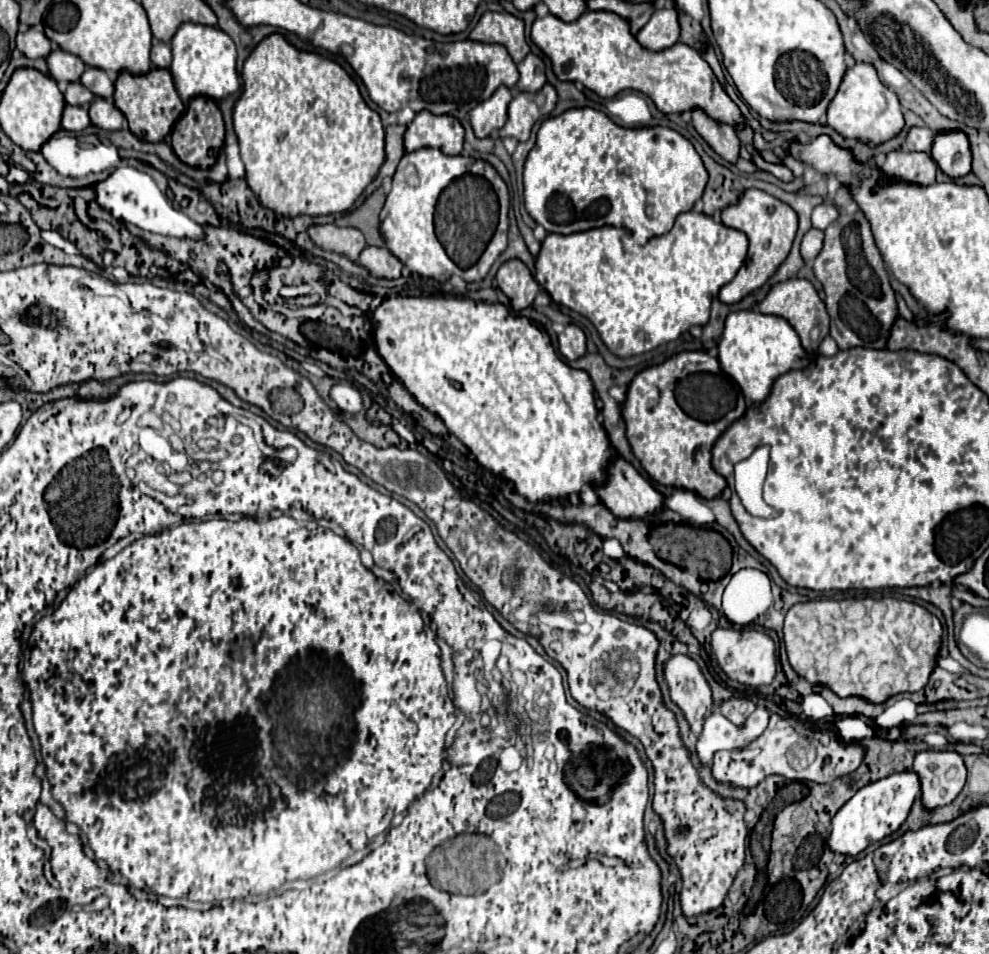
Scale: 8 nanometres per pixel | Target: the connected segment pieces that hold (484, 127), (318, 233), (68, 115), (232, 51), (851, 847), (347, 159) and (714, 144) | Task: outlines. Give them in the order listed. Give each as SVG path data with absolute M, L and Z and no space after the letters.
M498 87L496 93L470 111L470 125L476 137L494 135L506 123L506 109L512 99L508 87Z
M316 225L308 229L310 239L316 247L332 253L346 255L350 261L358 263L358 255L364 251L366 241L358 229L336 227L336 225Z
M66 105L64 115L62 115L62 127L70 133L78 133L84 131L90 125L90 117L86 109L78 109L72 105Z
M184 23L180 25L170 45L174 55L170 73L174 77L176 91L184 103L194 97L222 101L240 89L240 77L236 71L236 45L234 41L230 41L230 37L226 37L226 33L222 33L222 29L198 23Z
M912 771L894 773L882 781L858 789L854 797L844 807L840 807L840 811L834 815L830 835L828 835L828 847L834 853L854 857L862 853L868 845L892 835L906 821L918 793L920 793L920 781L918 775Z
M274 33L274 35L266 37L266 41L262 41L262 45L258 45L258 49L254 49L254 53L250 53L250 57L246 59L244 69L242 69L242 79L244 79L244 93L240 95L240 99L234 107L234 129L236 129L238 141L240 141L242 161L246 165L246 183L252 189L252 193L258 197L258 201L264 207L268 207L274 213L284 215L284 217L298 217L298 215L318 217L318 215L332 215L332 213L348 211L356 203L356 199L362 195L362 191L372 183L372 179L380 171L384 157L386 157L384 155L384 125L380 121L380 115L364 103L364 99L360 97L360 91L358 91L356 83L350 79L350 75L338 63L322 59L316 53L298 53L292 45L288 45L284 41L282 35Z
M692 109L692 125L698 131L698 135L726 161L736 163L738 159L738 137L736 129L728 123L720 123L710 119L702 109Z

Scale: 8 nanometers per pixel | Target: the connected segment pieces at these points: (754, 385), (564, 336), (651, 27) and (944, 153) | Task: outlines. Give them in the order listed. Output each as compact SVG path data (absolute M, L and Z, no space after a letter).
M736 311L726 317L726 327L718 345L718 359L722 371L738 381L750 403L766 401L776 377L794 369L804 369L810 363L810 355L802 349L798 333L794 333L794 329L780 317L766 317L758 311Z
M566 325L566 329L558 335L560 355L568 361L574 361L586 353L586 337L584 331L576 325Z
M672 7L656 9L650 21L636 33L636 41L648 51L664 51L670 49L680 35L678 15Z
M948 131L938 133L936 143L932 147L932 159L936 161L938 169L948 177L964 177L970 173L970 143L966 133L962 131Z

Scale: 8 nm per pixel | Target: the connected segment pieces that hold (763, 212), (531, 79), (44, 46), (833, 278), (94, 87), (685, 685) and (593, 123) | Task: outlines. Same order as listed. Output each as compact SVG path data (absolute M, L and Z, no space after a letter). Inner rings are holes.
M748 189L740 197L738 205L726 207L722 211L722 223L726 227L746 233L746 237L750 241L750 249L748 249L748 257L744 261L744 267L736 273L736 277L730 283L726 283L720 289L720 301L726 305L734 305L734 303L742 301L748 293L760 289L782 265L782 261L790 253L790 247L792 247L792 241L794 241L794 235L798 229L798 215L794 213L794 209L790 209L790 205L778 201L776 197L770 197L768 193L762 193L758 189Z
M526 55L526 59L518 65L520 71L520 79L516 83L516 91L538 91L542 89L542 85L546 83L546 73L544 73L544 63L540 57L536 55Z
M30 29L28 33L18 33L16 37L16 47L20 49L22 55L26 55L28 59L38 59L38 57L48 57L52 51L52 43L50 39L38 31L38 29Z
M860 209L854 213L842 213L824 231L824 247L814 261L814 275L824 287L824 301L832 319L830 337L838 343L838 347L886 349L892 325L900 313L882 255L874 243L874 237L870 237L870 223ZM858 237L862 253L858 253Z
M88 67L86 73L82 75L80 83L90 89L96 97L102 97L102 99L112 99L114 95L114 83L110 79L110 75L102 69L94 69L94 67Z
M672 655L664 663L664 679L670 699L682 709L692 733L698 735L706 713L712 709L712 693L696 661L688 655Z
M582 107L568 109L558 117L546 119L536 135L536 145L524 163L524 205L530 217L548 233L572 235L604 225L628 229L636 243L644 245L650 237L668 233L674 219L690 211L702 197L708 173L700 155L688 139L670 127L624 129L602 111Z

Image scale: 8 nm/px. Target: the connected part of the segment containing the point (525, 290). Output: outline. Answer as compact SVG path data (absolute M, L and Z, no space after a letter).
M506 261L496 273L496 285L510 299L514 311L522 311L530 307L538 295L538 283L532 277L530 269L520 261Z

